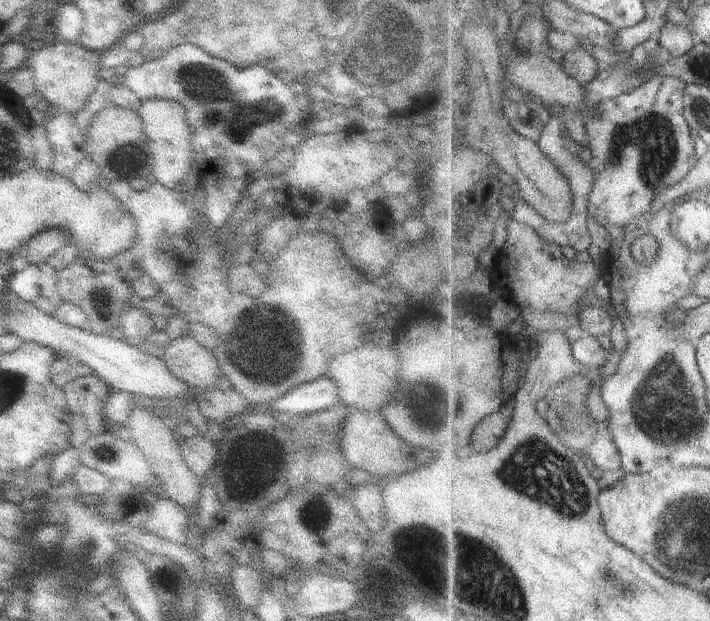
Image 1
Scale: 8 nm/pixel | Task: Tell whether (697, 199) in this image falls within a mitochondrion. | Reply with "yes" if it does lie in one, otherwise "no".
no

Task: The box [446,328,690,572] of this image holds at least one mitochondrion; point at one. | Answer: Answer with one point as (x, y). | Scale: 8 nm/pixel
(533, 470)

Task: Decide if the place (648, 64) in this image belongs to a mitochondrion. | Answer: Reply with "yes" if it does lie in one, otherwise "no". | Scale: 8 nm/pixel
yes

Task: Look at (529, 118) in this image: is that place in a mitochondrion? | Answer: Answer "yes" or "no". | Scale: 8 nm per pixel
no

